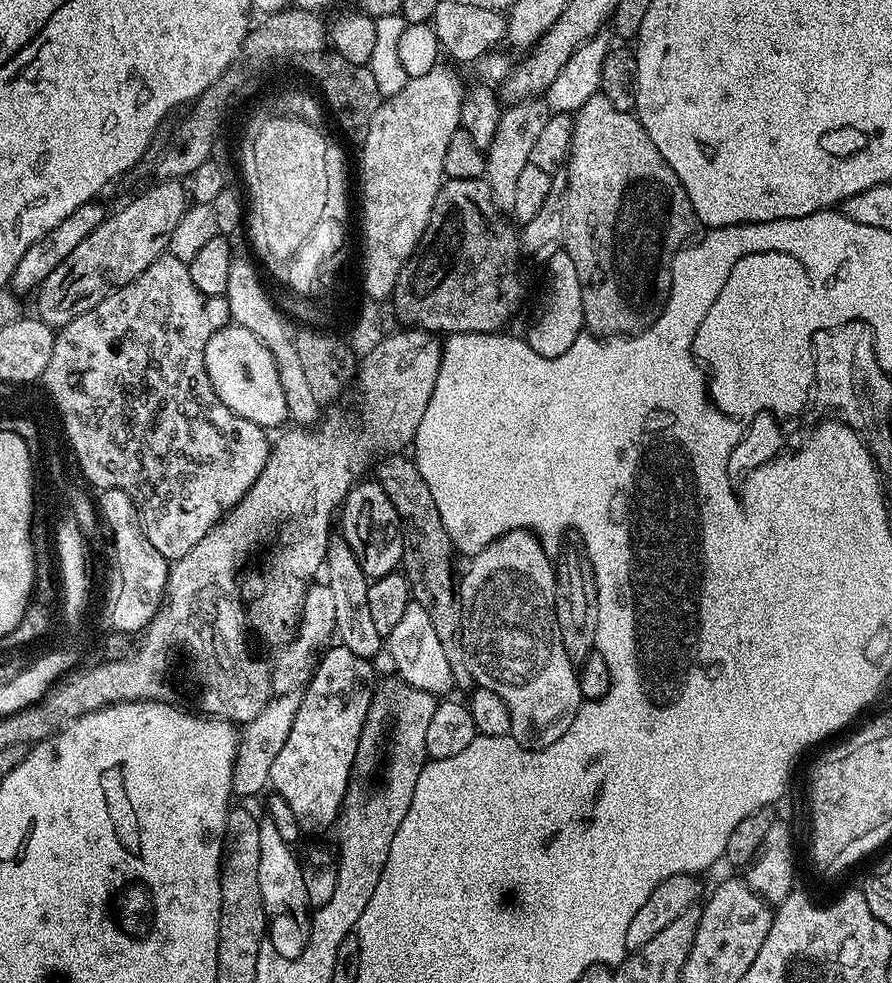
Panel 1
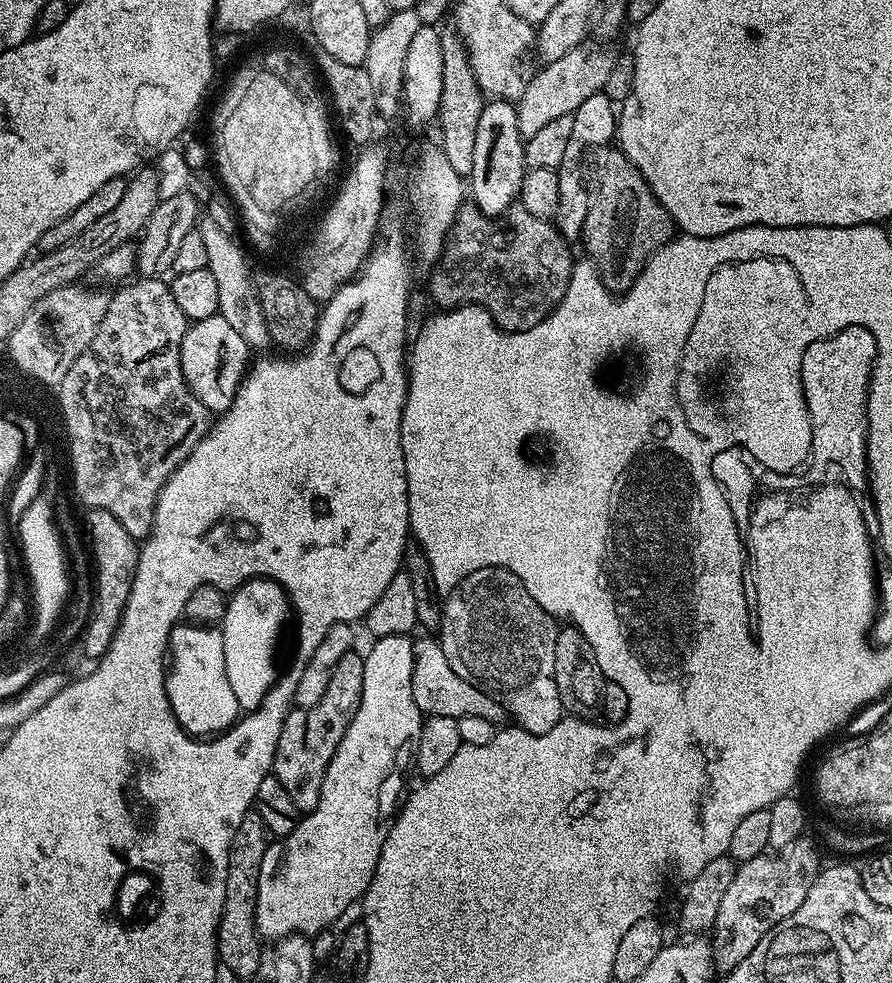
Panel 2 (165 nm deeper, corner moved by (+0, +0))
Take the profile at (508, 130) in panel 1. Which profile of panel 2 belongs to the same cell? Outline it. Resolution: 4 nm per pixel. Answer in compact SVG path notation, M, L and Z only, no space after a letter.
M585 42L580 47L570 50L570 54L562 54L558 62L550 62L541 67L536 77L529 79L524 85L524 92L515 101L518 114L518 130L524 137L533 136L541 126L546 126L553 118L562 118L562 114L572 114L590 98L590 94L604 91L606 78L610 74L610 66L614 66L616 56L608 48L600 44Z

